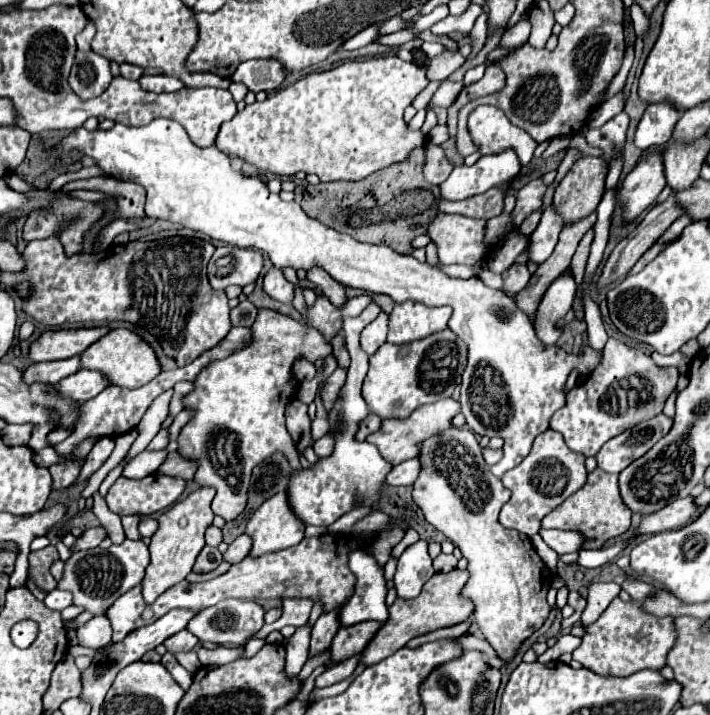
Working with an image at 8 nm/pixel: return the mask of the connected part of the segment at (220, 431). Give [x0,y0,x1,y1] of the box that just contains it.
[178,308,332,520]

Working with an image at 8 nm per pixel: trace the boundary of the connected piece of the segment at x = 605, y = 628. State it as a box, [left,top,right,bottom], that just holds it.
[572,598,676,676]

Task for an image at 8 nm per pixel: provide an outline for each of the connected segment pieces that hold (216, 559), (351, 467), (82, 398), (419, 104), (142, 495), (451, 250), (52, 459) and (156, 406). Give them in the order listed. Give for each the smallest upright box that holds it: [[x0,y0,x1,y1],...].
[[194,546,222,572],[286,304,394,526],[56,370,108,402],[412,82,442,110],[106,474,186,516],[428,214,486,264],[34,448,58,468],[124,390,174,464]]

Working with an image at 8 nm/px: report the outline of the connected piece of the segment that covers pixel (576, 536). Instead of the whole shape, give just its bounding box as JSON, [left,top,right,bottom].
[540,528,586,556]

